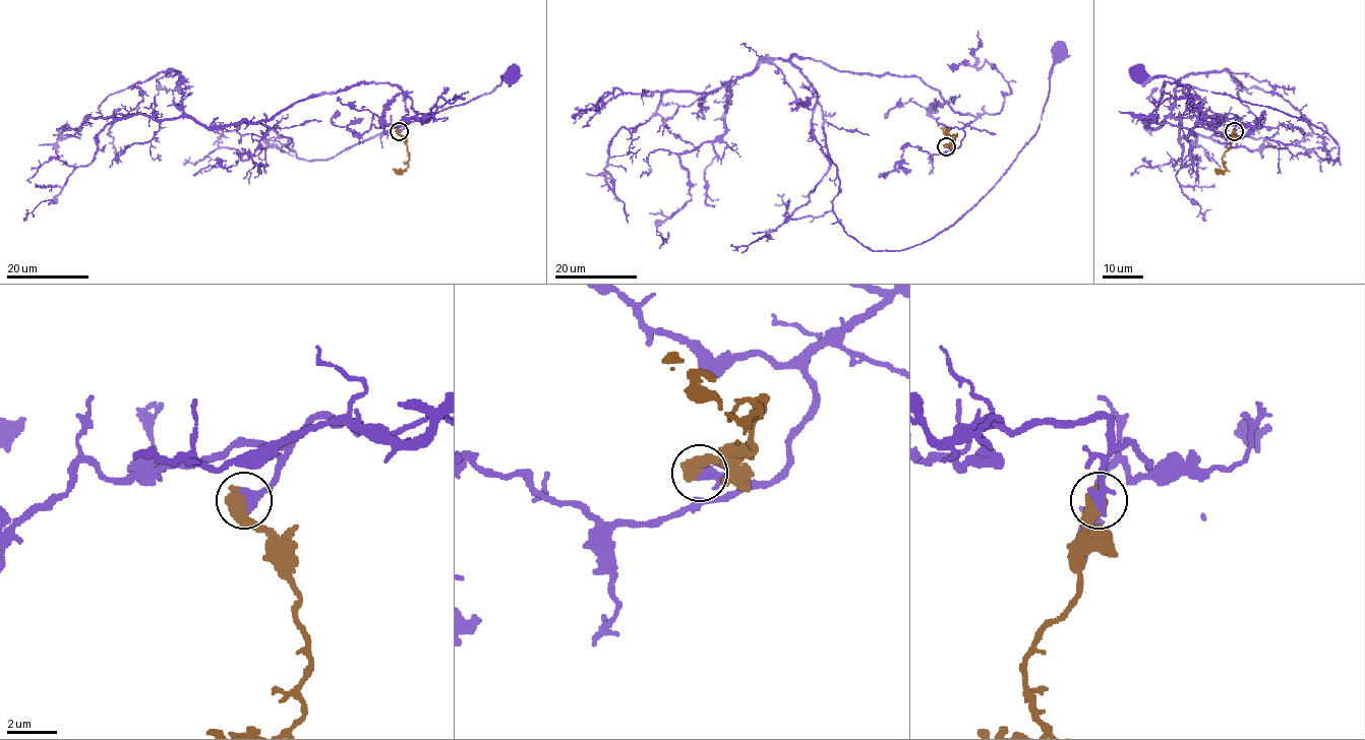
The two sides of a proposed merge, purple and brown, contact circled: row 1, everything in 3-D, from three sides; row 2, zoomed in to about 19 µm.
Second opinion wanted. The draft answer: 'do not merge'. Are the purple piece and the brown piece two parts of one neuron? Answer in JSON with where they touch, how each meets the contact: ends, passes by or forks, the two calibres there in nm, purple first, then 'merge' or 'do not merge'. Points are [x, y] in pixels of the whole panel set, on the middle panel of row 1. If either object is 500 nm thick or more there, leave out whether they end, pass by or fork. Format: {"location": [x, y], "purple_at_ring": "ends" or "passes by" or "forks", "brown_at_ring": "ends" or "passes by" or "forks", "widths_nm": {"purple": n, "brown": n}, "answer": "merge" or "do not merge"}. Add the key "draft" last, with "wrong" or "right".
{"location": [946, 146], "widths_nm": {"purple": 480, "brown": 700}, "answer": "merge", "draft": "wrong"}

